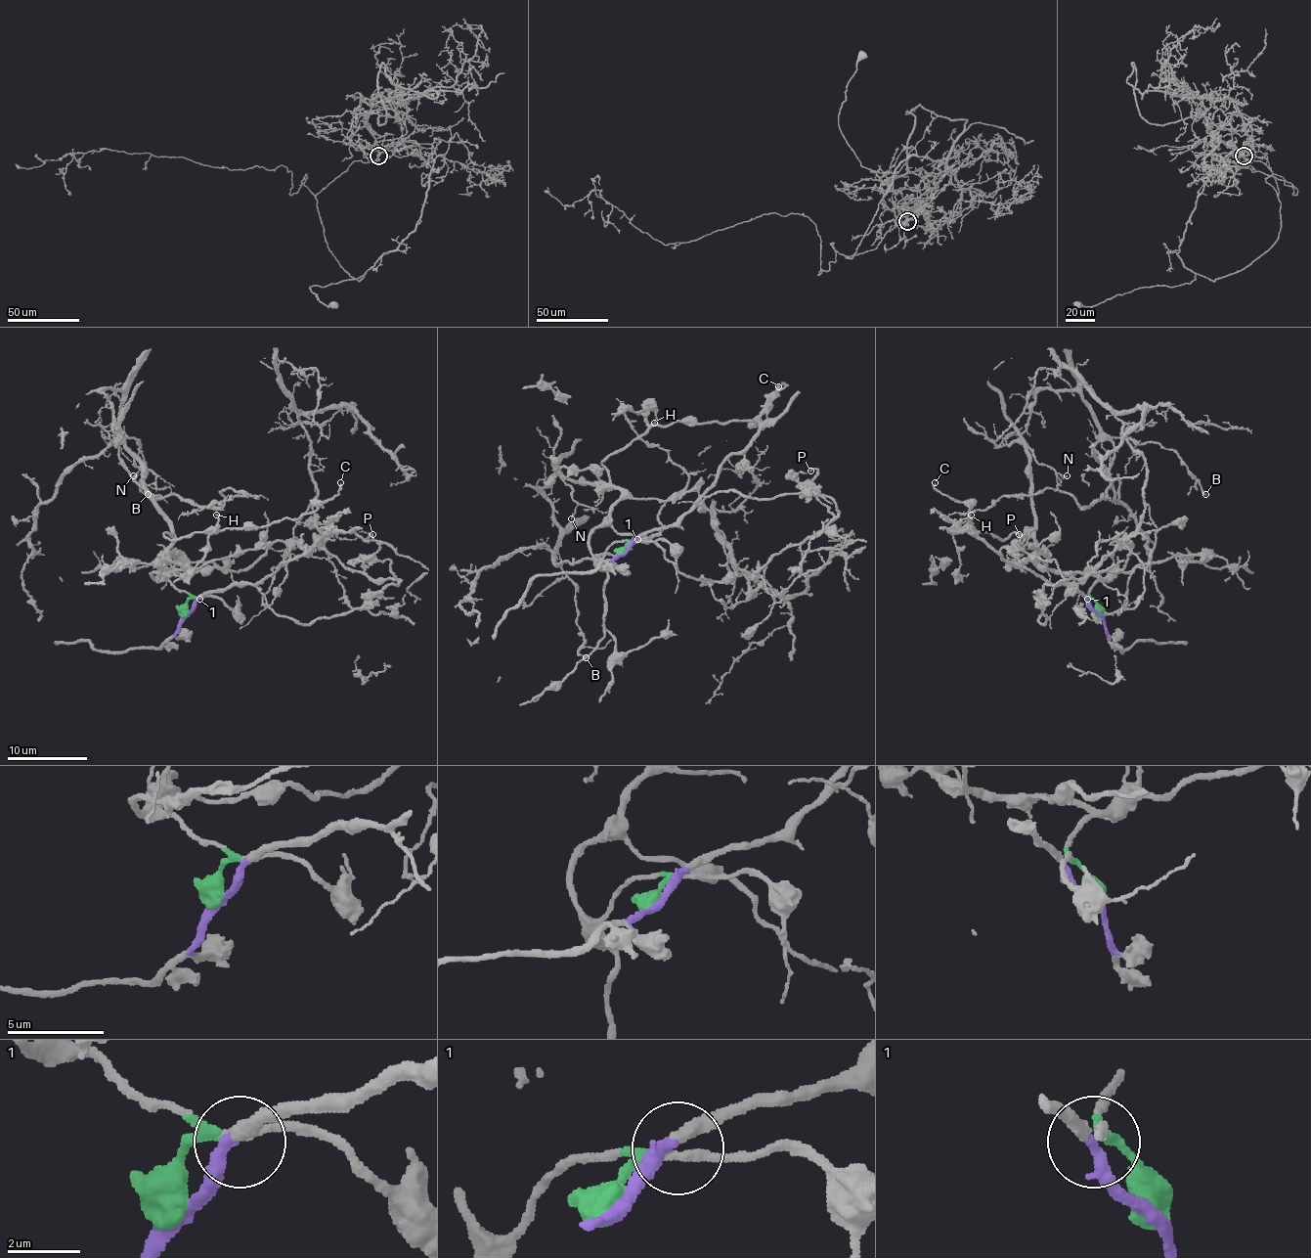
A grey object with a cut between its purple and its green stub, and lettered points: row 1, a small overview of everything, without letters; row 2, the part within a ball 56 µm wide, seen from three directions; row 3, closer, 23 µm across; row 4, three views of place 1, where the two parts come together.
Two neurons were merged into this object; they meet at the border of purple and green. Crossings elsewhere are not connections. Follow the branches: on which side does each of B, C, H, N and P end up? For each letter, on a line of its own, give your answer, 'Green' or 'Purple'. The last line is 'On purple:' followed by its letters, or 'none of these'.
B: Green
C: Green
H: Green
N: Green
P: Purple
On purple: P

